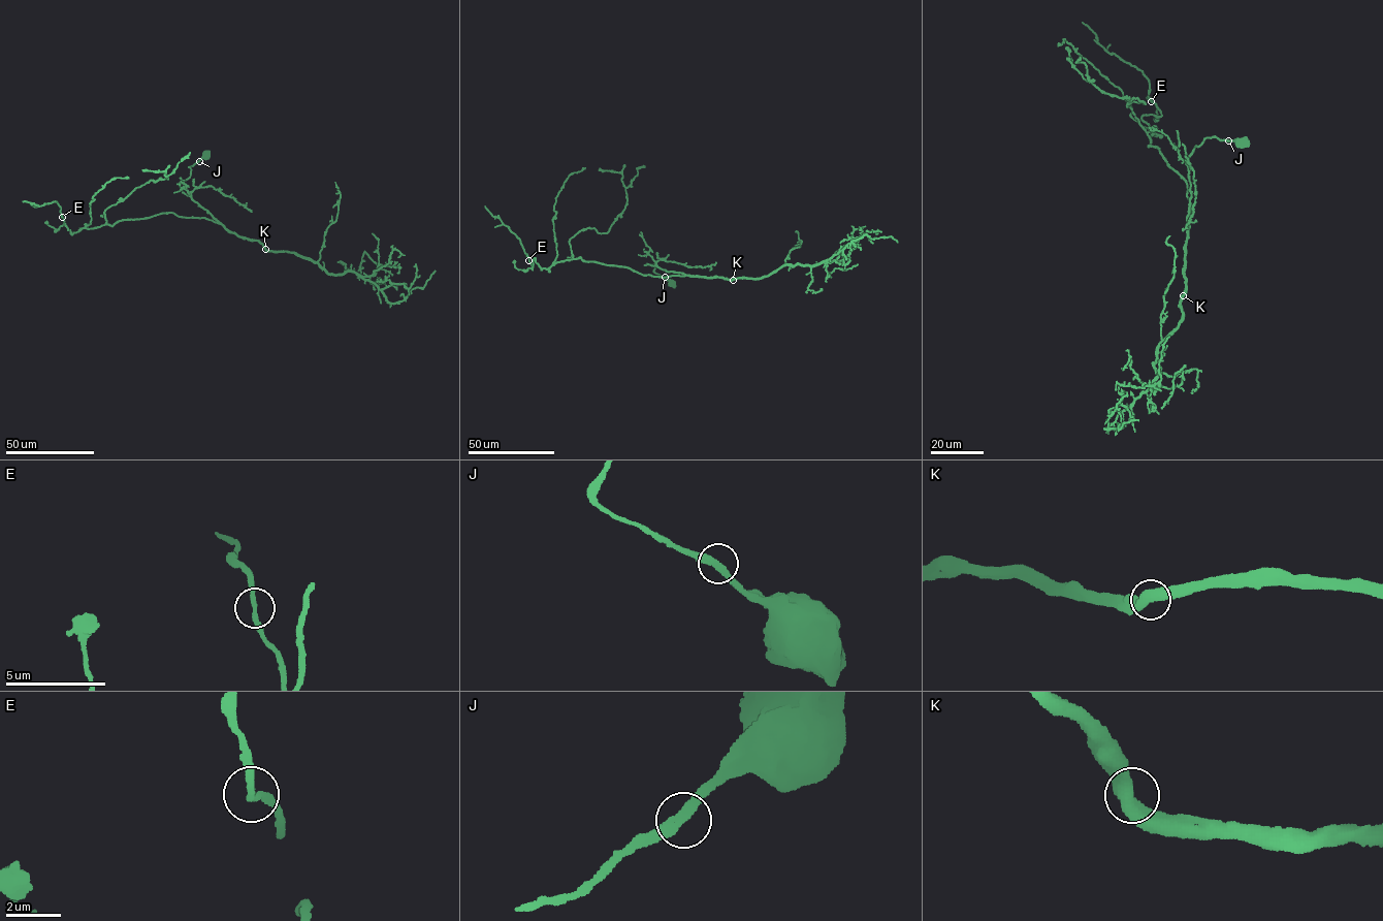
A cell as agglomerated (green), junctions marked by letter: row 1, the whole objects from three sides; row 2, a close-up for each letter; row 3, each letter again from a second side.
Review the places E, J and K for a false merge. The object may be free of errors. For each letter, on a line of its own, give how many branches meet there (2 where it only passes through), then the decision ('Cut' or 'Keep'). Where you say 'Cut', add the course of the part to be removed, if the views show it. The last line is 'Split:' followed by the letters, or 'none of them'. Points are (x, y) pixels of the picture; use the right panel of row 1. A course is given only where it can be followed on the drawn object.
E: Branches: 2. Keep
J: Branches: 2. Keep
K: Branches: 2. Keep
Split: none of them

